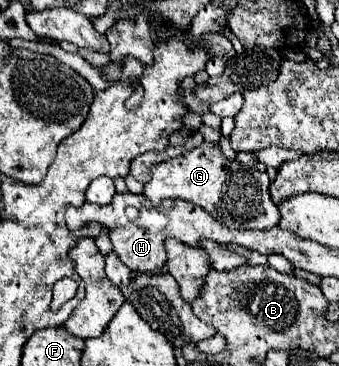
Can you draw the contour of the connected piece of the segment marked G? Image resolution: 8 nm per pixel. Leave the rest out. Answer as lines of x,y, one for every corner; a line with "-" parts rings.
204,141
186,155
152,167
152,181
144,185
144,195
152,203
164,199
184,199
206,209
216,221
232,229
272,229
280,221
280,211
268,193
270,179
264,171
244,169
222,155
220,147

